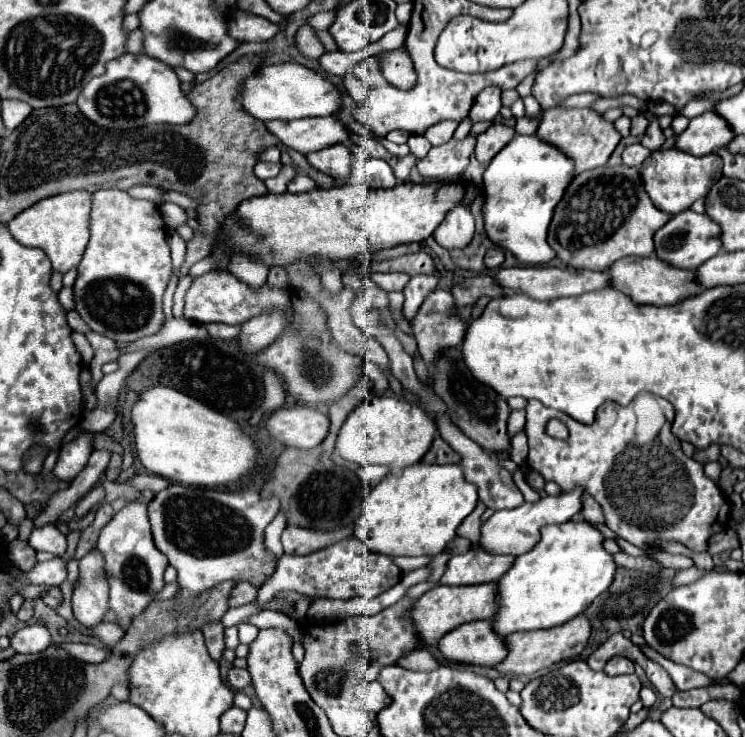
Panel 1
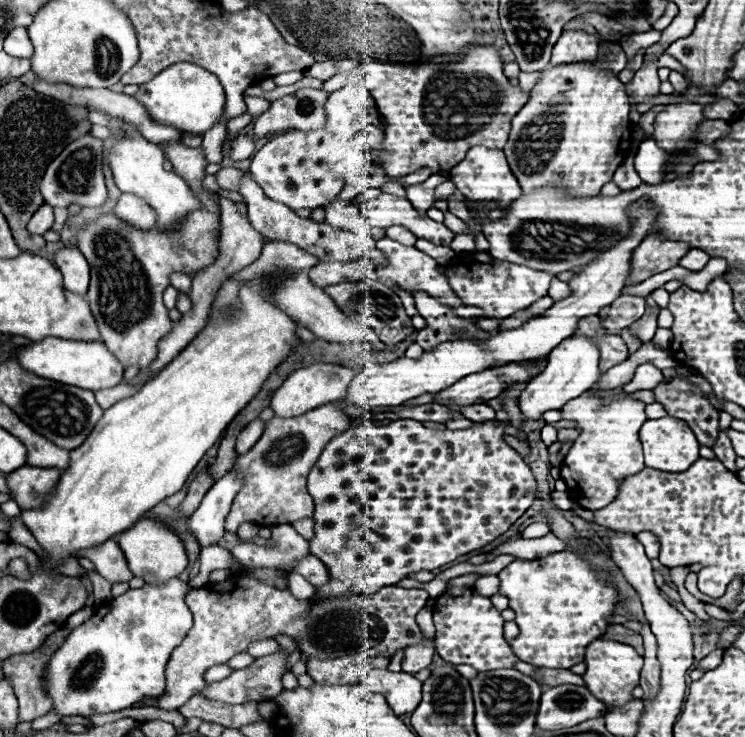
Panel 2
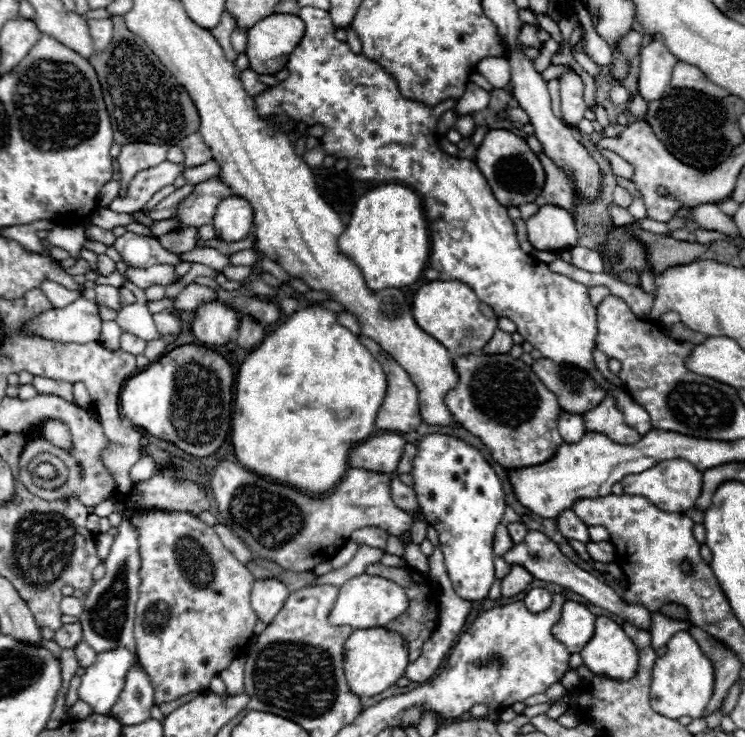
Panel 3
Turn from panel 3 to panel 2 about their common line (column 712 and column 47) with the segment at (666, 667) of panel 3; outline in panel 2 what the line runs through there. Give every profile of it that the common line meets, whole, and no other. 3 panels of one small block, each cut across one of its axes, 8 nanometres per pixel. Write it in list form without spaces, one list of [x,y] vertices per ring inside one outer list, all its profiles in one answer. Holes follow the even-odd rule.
[[[180,578],[166,580],[164,584],[146,584],[128,590],[108,604],[102,604],[96,614],[82,626],[74,628],[68,640],[54,652],[46,668],[46,690],[60,716],[92,716],[106,712],[120,712],[130,708],[144,696],[160,696],[164,692],[164,668],[172,650],[184,640],[192,628],[192,612],[184,604],[188,582]]]

